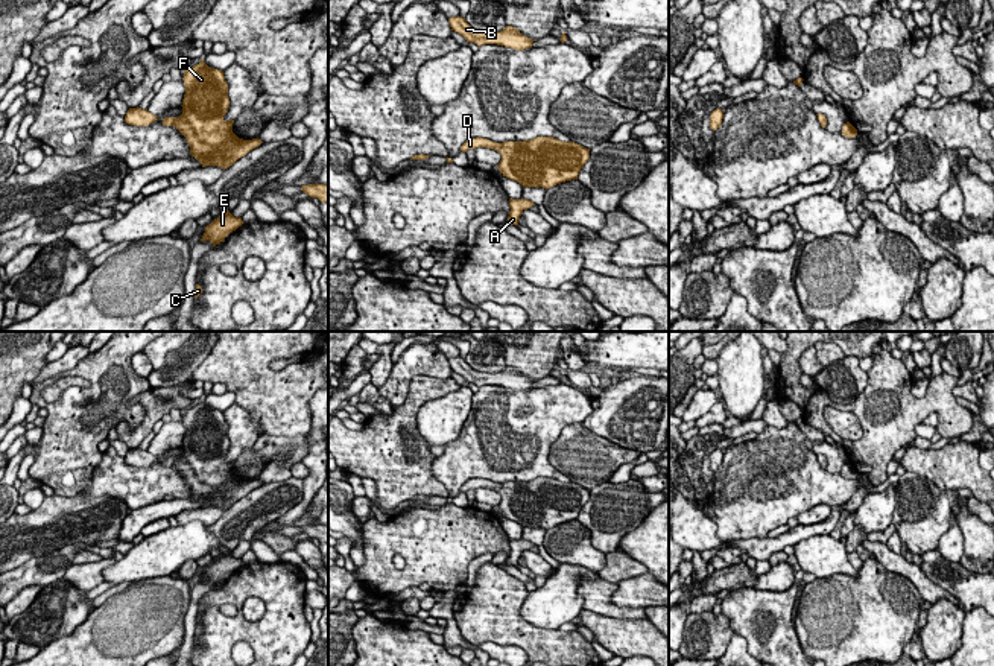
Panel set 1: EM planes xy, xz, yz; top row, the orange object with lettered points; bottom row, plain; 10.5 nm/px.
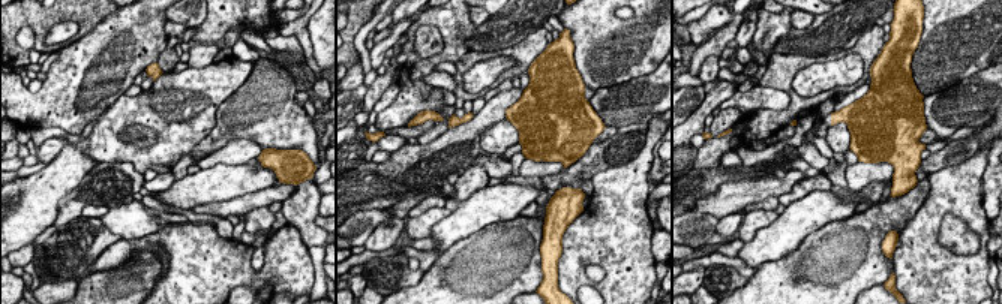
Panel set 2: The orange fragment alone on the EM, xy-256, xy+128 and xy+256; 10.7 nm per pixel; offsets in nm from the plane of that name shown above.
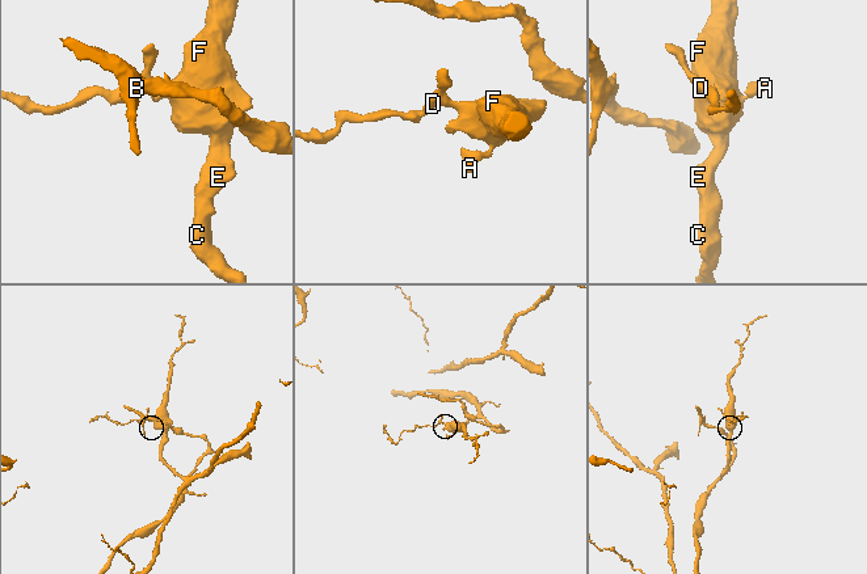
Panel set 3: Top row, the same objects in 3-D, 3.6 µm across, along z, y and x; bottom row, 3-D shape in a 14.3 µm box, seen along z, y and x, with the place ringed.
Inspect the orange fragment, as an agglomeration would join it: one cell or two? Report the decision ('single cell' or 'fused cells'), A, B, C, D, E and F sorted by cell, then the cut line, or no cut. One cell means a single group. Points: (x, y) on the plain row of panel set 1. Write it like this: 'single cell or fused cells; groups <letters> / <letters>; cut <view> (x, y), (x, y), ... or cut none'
single cell; groups A B C D E F; cut none

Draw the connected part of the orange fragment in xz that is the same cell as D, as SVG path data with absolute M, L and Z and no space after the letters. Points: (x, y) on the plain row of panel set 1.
M476 477L467 480L461 491L467 493L476 488L494 490L502 496L497 506L503 517L523 528L543 528L546 531L578 520L581 509L590 499L590 490L553 477L503 484Z

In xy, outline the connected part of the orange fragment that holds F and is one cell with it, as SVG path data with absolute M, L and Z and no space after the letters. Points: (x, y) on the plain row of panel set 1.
M204 403L184 411L185 435L182 455L164 458L164 467L175 467L187 480L190 496L202 508L228 509L249 491L258 488L260 479L243 480L233 473L234 461L225 461L230 449L228 424L223 412Z

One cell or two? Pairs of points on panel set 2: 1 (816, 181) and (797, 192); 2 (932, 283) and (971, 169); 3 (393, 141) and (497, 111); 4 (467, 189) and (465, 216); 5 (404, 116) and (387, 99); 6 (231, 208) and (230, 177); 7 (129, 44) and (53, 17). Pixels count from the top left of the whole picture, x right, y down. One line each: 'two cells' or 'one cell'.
1: one cell
2: one cell
3: two cells
4: two cells
5: two cells
6: two cells
7: two cells

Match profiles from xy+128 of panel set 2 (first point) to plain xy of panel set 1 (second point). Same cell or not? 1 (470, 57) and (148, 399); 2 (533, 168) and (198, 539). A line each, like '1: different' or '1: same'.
1: same
2: different

